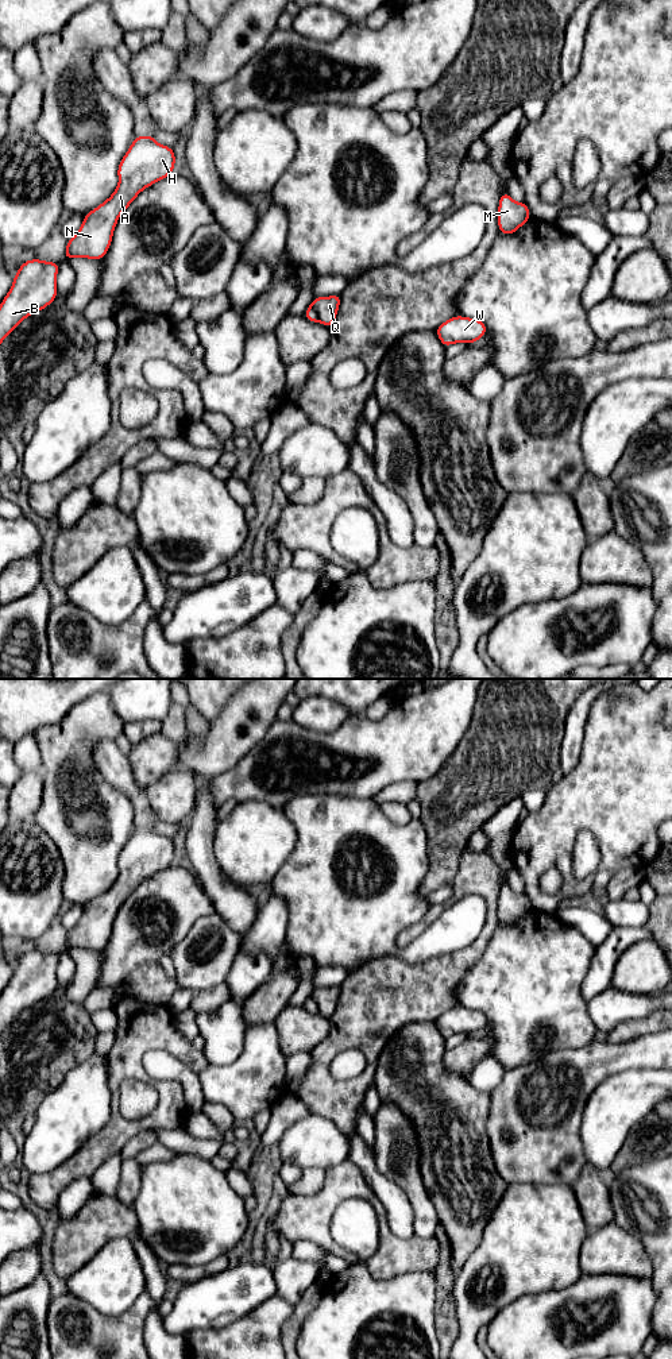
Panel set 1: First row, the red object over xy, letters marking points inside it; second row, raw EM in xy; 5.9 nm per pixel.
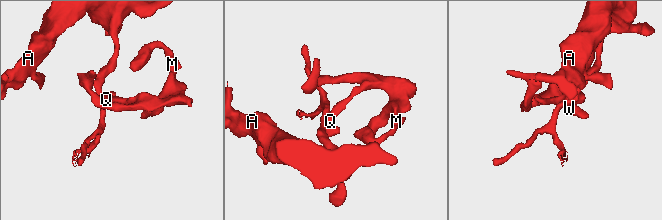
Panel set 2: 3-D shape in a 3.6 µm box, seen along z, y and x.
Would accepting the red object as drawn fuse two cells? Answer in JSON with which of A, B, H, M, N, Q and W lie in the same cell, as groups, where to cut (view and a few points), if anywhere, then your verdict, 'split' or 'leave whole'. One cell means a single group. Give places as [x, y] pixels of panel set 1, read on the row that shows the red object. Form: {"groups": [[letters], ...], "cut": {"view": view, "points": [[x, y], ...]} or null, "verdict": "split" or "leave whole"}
{"groups": [["A", "B", "H", "N"], ["M", "Q", "W"]], "cut": {"view": "xy", "points": [[311, 304], [319, 320]]}, "verdict": "split"}

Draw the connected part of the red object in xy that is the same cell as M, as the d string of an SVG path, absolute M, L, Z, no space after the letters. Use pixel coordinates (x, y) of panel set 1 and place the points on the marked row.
M507 192L499 197L498 229L499 233L513 235L532 217L525 202L515 202Z

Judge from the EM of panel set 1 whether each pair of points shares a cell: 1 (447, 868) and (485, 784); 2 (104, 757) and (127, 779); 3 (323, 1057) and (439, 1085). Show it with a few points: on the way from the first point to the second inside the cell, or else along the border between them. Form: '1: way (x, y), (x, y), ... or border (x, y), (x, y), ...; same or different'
1: way (447, 848), (448, 821), (464, 805); same
2: way (109, 763), (122, 775); same
3: border (389, 1039), (378, 1058), (373, 1083); different

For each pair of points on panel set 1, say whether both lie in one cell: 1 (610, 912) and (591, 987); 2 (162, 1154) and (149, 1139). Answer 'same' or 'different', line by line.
1: different
2: different

